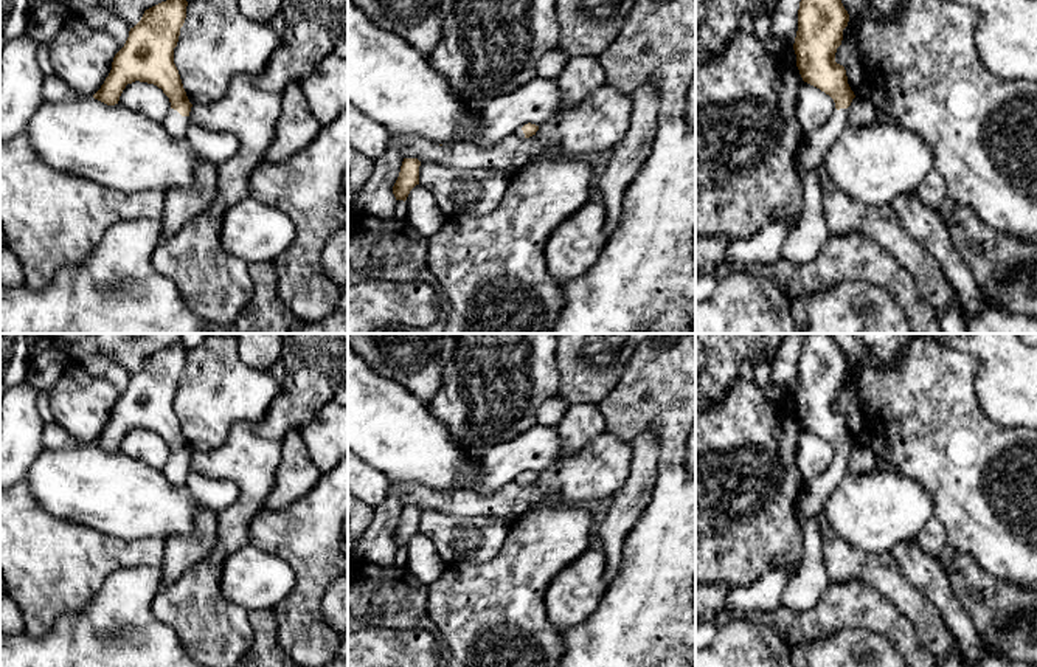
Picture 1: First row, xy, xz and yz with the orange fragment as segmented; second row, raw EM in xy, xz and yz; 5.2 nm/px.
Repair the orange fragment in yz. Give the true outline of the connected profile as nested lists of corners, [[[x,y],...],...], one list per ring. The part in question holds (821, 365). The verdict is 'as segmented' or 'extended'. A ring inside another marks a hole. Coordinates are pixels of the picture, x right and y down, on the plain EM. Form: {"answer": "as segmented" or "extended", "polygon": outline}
{"answer": "extended", "polygon": [[[807,334],[798,357],[798,378],[793,391],[796,414],[804,430],[820,436],[835,450],[829,468],[804,482],[798,493],[801,518],[803,563],[782,591],[782,607],[799,614],[812,610],[829,582],[821,552],[818,517],[848,470],[848,454],[855,445],[846,417],[835,410],[849,361],[829,334]]]}

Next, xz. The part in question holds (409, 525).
{"answer": "as segmented", "polygon": [[[404,506],[399,524],[393,534],[396,548],[407,548],[410,538],[419,532],[419,513],[418,506]]]}

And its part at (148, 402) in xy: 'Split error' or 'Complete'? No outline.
Split error

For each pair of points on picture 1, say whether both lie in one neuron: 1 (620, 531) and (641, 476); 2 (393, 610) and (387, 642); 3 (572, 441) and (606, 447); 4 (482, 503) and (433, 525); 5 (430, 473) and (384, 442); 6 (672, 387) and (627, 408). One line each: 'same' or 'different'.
1: same
2: different
3: different
4: different
5: same
6: same

